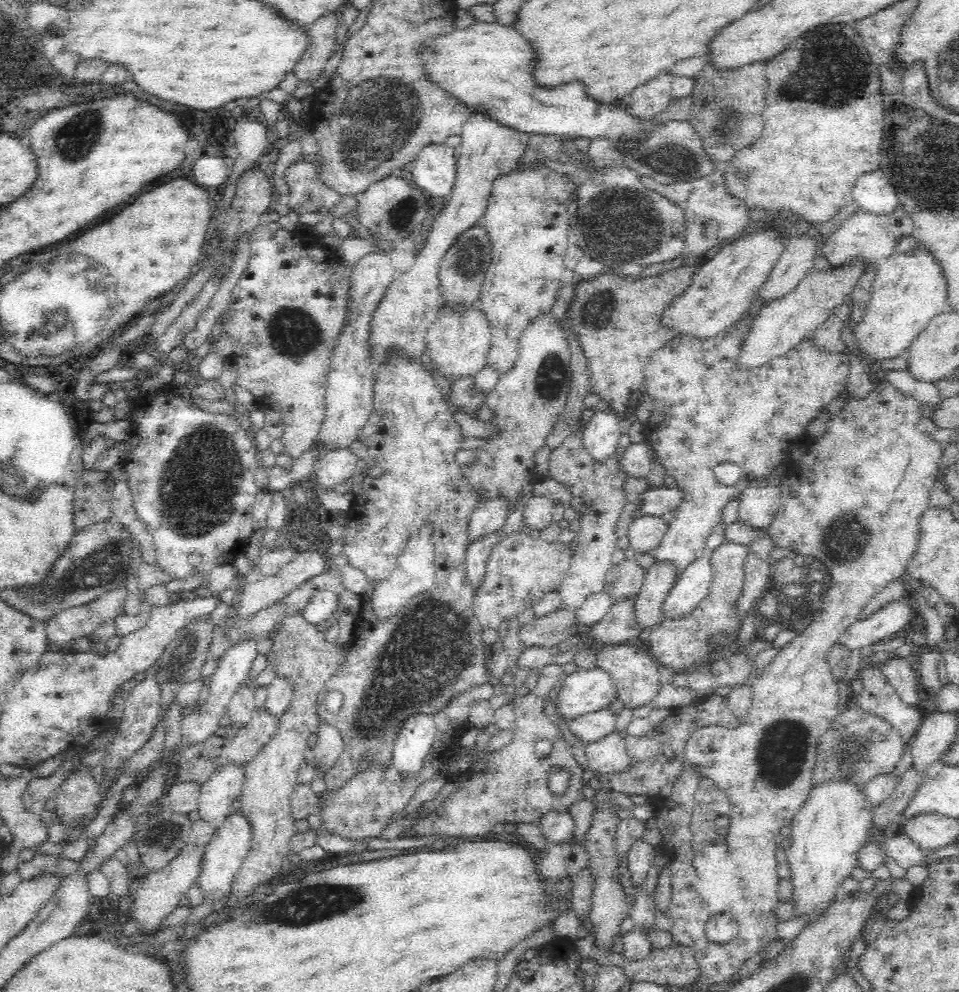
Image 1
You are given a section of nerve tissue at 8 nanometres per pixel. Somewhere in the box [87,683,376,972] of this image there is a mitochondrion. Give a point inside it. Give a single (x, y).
(303, 905)

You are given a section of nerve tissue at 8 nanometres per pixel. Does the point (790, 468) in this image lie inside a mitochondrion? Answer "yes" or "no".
no

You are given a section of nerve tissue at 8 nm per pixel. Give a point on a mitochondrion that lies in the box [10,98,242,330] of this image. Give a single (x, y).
(76, 138)

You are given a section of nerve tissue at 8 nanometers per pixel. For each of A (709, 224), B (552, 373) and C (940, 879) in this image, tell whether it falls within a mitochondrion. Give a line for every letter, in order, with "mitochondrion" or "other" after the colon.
A: other
B: mitochondrion
C: other

